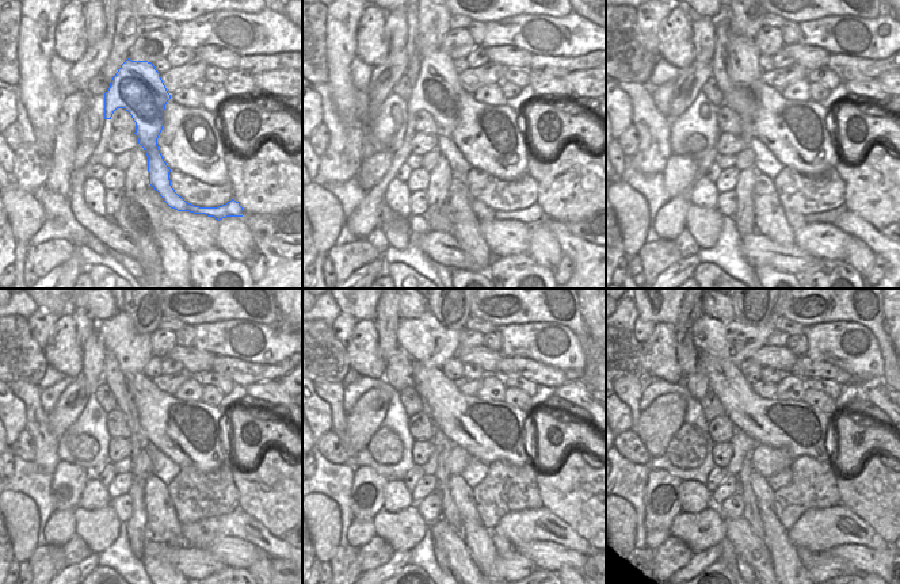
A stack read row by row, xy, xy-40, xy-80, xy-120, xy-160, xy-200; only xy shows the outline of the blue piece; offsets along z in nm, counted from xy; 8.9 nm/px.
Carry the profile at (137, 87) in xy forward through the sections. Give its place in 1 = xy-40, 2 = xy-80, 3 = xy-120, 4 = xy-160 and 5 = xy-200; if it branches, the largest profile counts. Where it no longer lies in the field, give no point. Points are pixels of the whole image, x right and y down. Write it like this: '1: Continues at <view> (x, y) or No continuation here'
1: Continues at xy-40 (435, 87)
2: Continues at xy-80 (743, 56)
3: Continues at xy-120 (132, 350)
4: Continues at xy-160 (424, 339)
5: Continues at xy-200 (735, 342)

